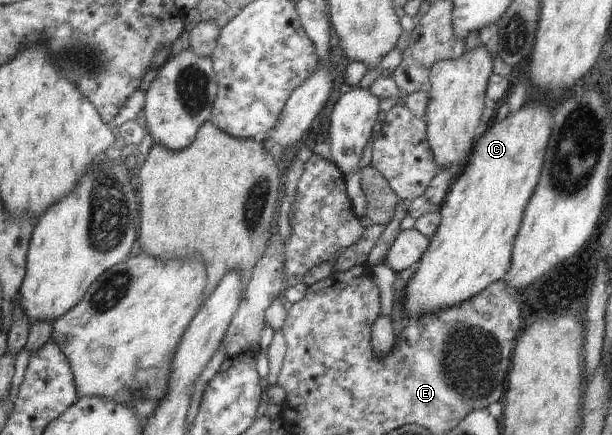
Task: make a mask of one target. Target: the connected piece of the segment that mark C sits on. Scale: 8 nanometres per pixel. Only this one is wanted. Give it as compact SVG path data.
M529 102L501 121L493 118L482 127L463 172L456 177L440 206L441 221L432 240L429 240L428 248L420 257L420 266L405 286L401 301L406 320L456 307L471 300L492 283L503 280L510 268L514 239L527 202L539 181L550 138L551 114L544 103Z

